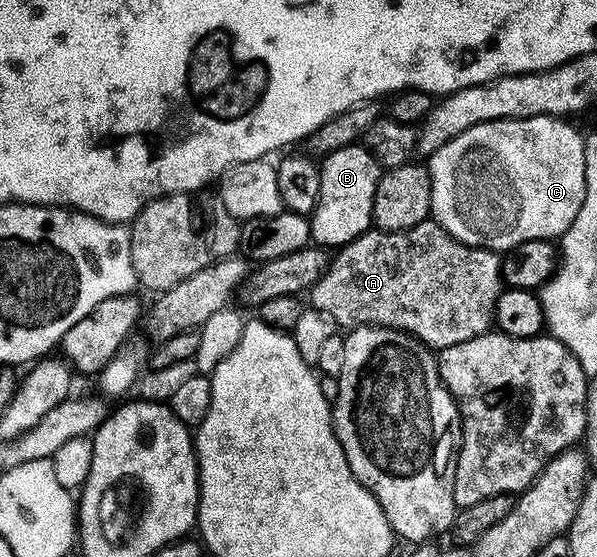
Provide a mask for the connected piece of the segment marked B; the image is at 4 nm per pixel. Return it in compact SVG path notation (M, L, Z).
M354 144L326 154L319 166L321 183L317 207L309 224L312 241L322 248L340 248L373 226L373 201L383 167L364 145Z

